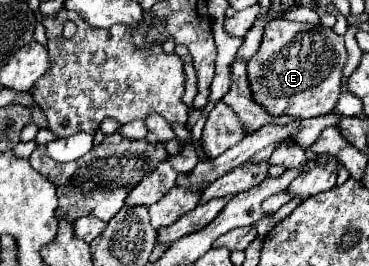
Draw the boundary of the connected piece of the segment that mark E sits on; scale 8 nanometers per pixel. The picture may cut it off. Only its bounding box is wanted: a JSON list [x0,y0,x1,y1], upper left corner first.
[248,20,346,118]

